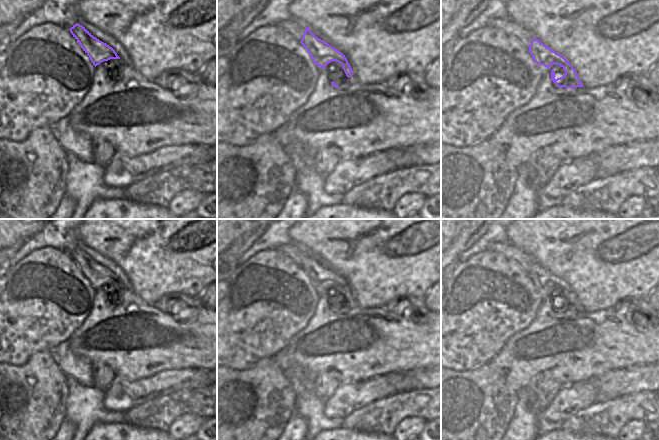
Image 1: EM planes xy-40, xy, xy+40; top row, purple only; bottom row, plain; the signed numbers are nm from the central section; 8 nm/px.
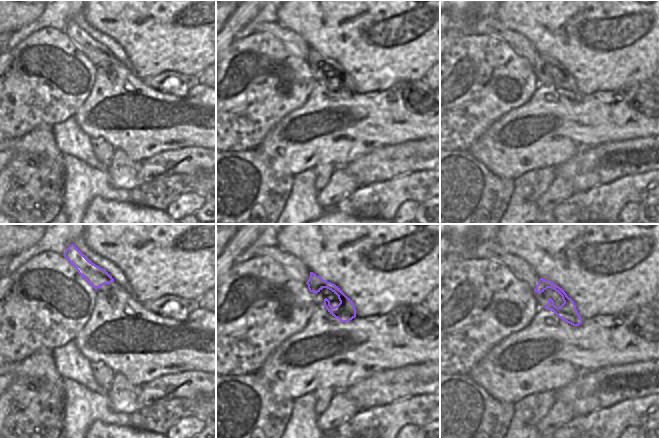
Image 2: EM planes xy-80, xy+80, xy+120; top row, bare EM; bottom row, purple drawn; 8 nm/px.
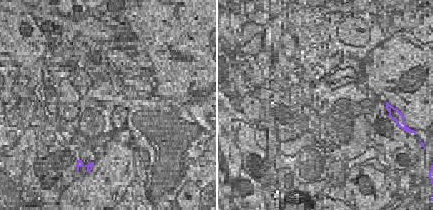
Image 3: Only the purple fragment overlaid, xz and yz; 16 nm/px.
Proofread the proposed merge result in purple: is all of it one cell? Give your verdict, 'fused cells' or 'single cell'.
single cell

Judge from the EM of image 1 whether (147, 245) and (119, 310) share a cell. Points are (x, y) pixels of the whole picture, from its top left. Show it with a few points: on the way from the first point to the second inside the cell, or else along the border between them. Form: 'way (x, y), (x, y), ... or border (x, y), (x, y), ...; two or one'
border (132, 288), (138, 296), (150, 304); two

